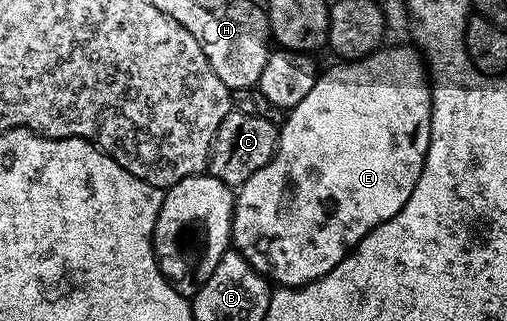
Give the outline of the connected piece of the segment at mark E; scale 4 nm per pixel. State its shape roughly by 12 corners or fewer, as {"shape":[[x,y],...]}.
{"shape":[[409,46],[323,71],[235,191],[269,283],[402,212],[432,87]]}

